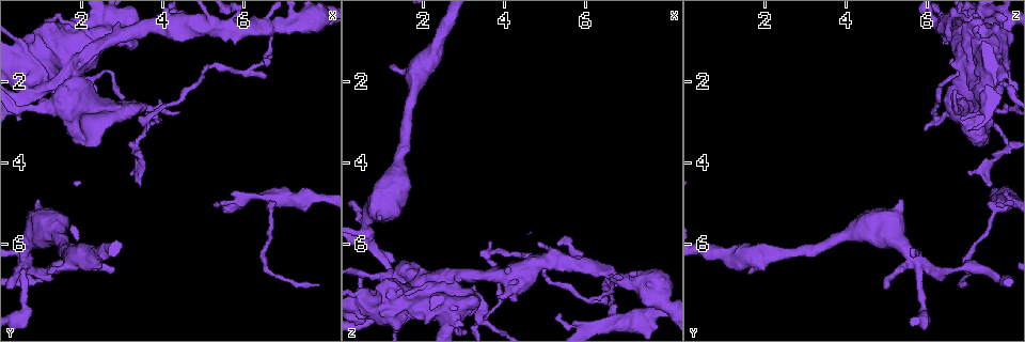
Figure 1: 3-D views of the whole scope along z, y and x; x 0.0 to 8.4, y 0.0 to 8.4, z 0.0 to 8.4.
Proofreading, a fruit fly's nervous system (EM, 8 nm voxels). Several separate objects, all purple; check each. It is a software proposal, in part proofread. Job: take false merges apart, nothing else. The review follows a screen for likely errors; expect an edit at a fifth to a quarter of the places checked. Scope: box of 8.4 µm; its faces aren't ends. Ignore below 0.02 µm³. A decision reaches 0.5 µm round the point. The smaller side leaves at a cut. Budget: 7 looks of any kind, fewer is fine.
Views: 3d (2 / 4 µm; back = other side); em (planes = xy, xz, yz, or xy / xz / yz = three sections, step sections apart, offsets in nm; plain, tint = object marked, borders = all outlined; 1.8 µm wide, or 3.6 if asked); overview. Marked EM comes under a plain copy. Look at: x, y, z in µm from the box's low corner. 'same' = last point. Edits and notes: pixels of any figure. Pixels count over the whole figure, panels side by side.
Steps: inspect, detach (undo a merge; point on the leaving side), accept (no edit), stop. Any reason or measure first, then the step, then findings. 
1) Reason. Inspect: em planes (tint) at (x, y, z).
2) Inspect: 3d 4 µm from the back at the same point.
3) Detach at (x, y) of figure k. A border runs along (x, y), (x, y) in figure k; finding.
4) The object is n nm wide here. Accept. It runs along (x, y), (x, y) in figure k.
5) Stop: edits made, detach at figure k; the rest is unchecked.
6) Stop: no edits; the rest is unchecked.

Sharp bend. Inspect: em planes (borders) at (0.60, 6.45, 5.80).

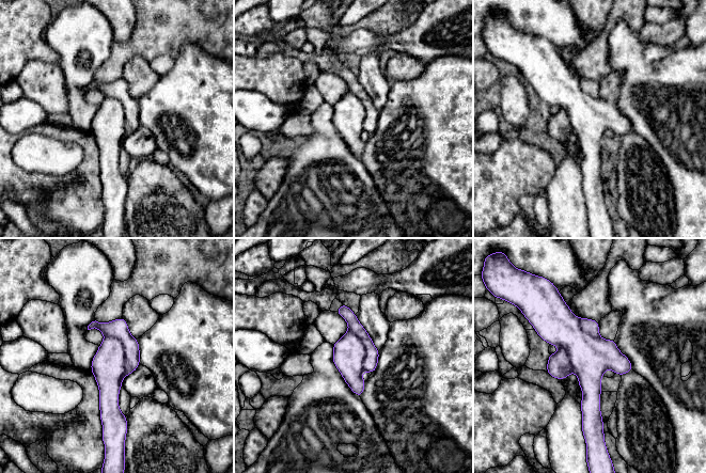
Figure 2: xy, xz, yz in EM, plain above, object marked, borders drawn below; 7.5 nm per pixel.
The object is 320 nm wide here. Detach at (119, 328) of figure 2. A border runs along (105, 334), (121, 342), (125, 375) in figure 2; two neurons meet here.

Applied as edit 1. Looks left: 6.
Inspect: overview.

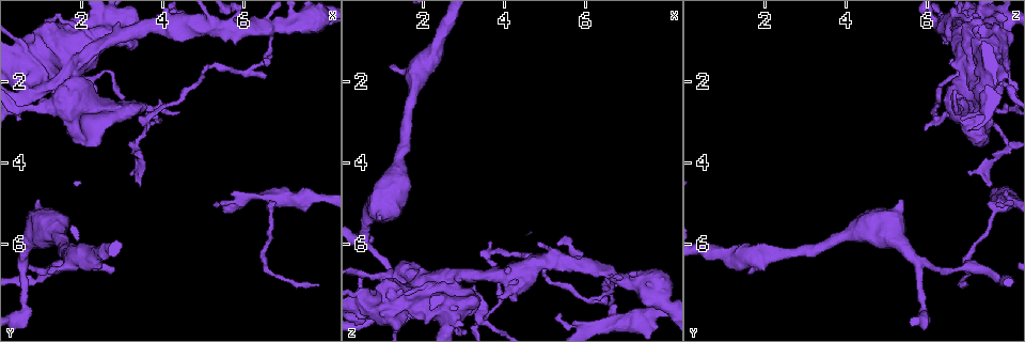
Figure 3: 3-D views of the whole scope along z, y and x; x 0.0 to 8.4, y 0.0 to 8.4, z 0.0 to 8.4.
Sharp bend. Inspect: 3d 2 µm from the back at (6.00, 1.80, 7.35).

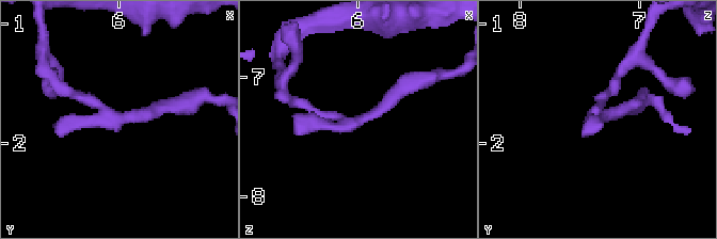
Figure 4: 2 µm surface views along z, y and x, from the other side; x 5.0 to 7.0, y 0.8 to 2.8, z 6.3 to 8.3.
Inspect: em xy step 16 (tint) at (6.04, 1.82, 7.36).

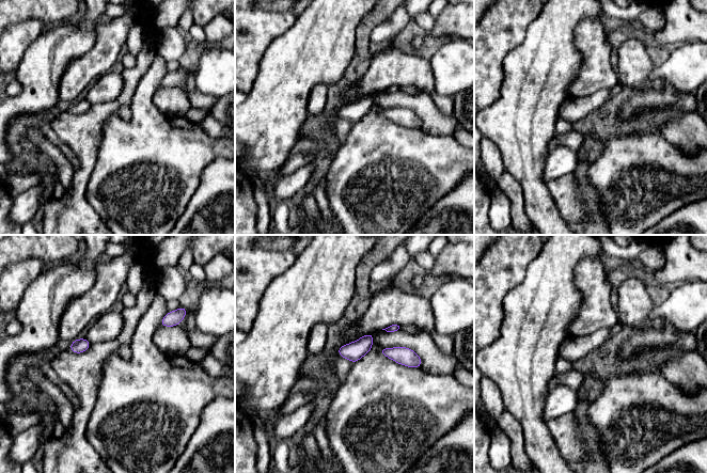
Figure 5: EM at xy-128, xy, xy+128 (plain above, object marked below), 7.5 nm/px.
Inspect: em planes (borders) at the same point.

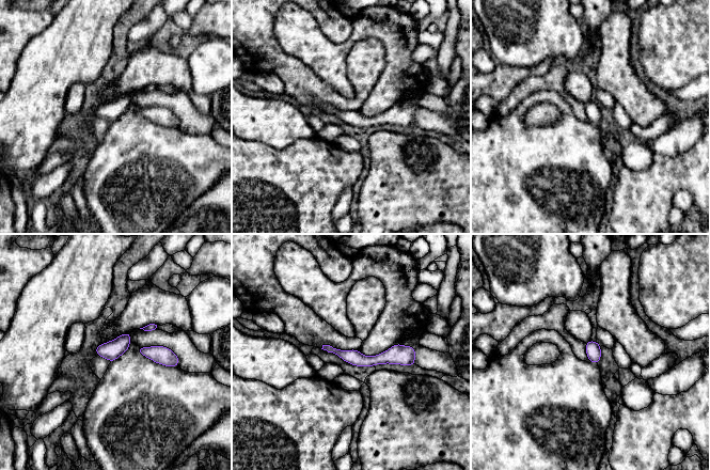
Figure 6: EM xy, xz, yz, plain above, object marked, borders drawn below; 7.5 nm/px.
Accept. It runs along (326, 347), (359, 360), (412, 362) in figure 6; one neuron here.

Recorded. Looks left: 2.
Sudden change in width. Inspect: em 3.6 µm planes (tint) at (1.35, 0.95, 7.40).

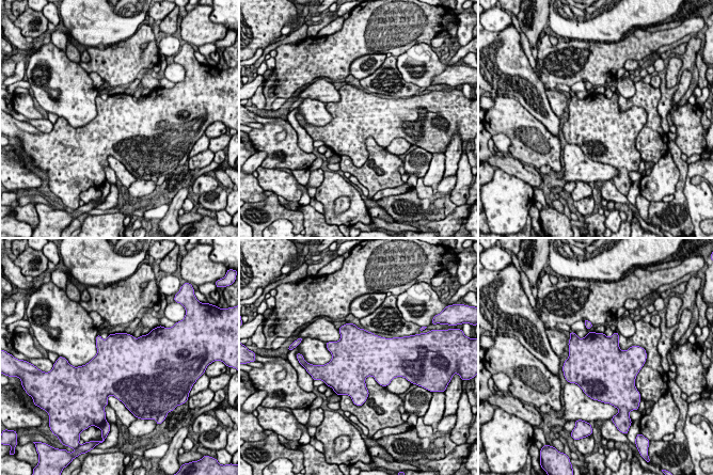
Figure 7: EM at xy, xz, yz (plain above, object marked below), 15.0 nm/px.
Accept. Continuous, no second neuron.

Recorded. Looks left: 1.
Stop: edits made, detach at figure 2; the rest is unchecked.

